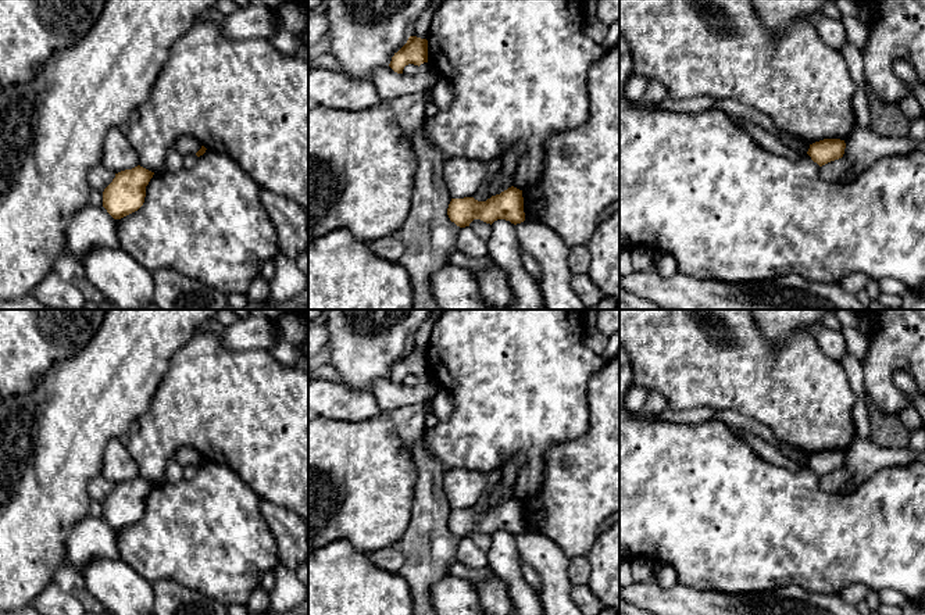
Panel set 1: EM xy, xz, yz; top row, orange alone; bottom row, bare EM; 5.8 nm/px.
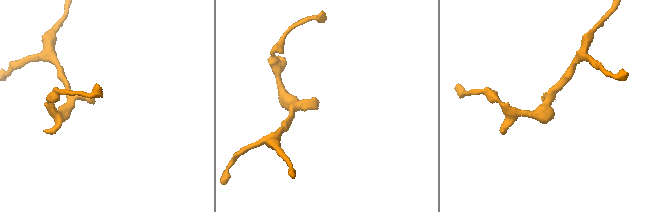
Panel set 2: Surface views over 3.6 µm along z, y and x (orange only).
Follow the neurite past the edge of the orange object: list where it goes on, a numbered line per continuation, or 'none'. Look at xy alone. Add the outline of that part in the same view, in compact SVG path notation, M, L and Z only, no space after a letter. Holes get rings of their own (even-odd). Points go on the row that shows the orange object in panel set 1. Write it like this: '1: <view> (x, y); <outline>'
none

